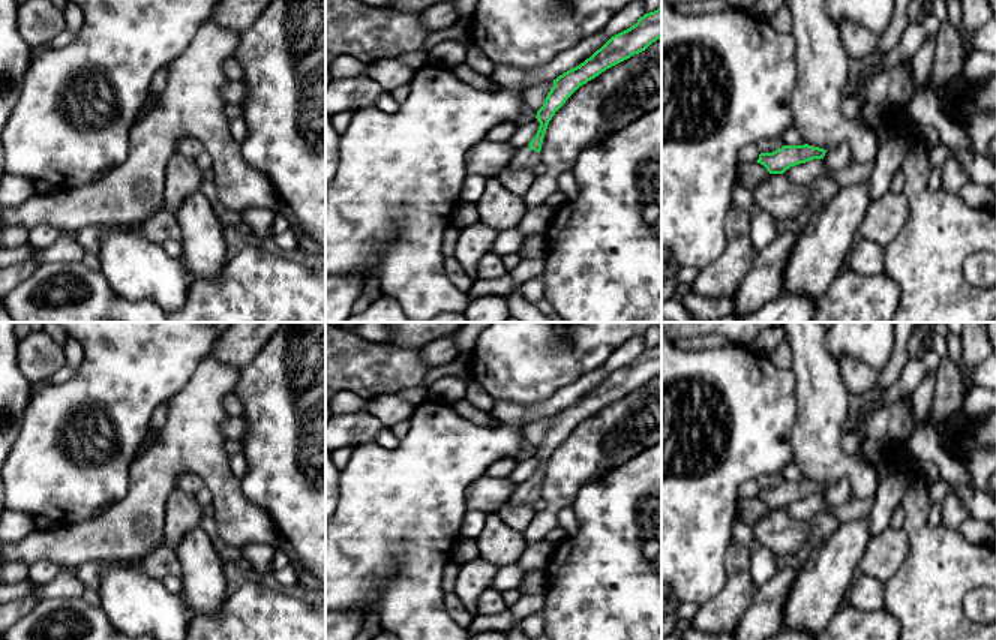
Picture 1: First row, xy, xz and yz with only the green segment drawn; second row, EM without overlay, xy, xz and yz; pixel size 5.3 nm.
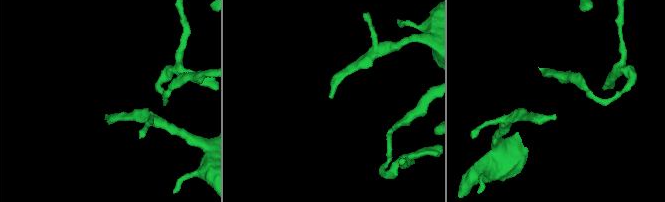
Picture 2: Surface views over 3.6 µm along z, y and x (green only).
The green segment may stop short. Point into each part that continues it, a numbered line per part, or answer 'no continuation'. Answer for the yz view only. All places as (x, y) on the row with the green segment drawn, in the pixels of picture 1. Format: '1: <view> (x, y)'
no continuation

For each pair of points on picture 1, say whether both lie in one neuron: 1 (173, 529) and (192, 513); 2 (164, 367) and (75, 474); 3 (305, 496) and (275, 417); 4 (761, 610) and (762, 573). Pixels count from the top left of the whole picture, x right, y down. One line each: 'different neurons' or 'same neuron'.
1: same neuron
2: same neuron
3: same neuron
4: different neurons

